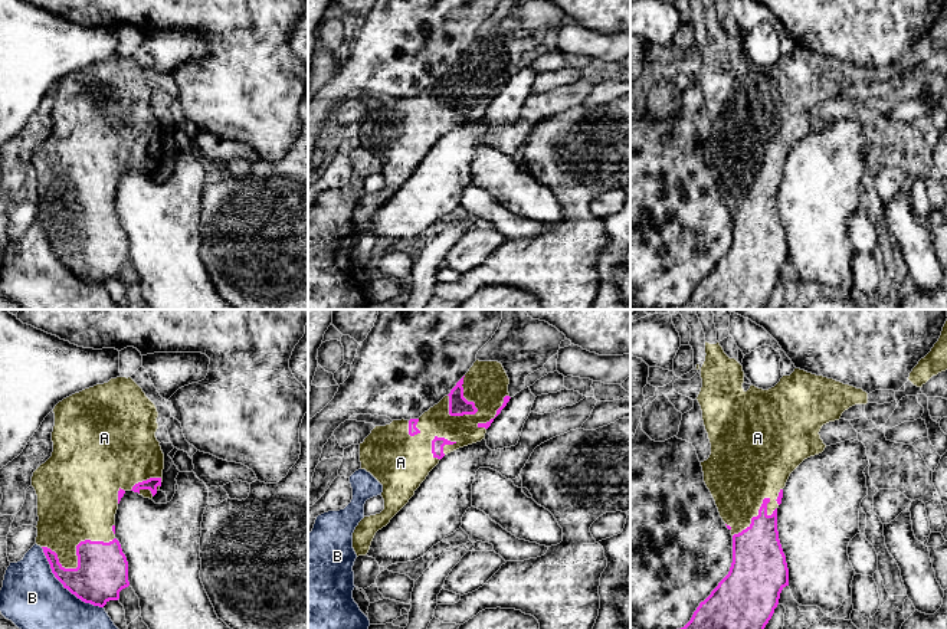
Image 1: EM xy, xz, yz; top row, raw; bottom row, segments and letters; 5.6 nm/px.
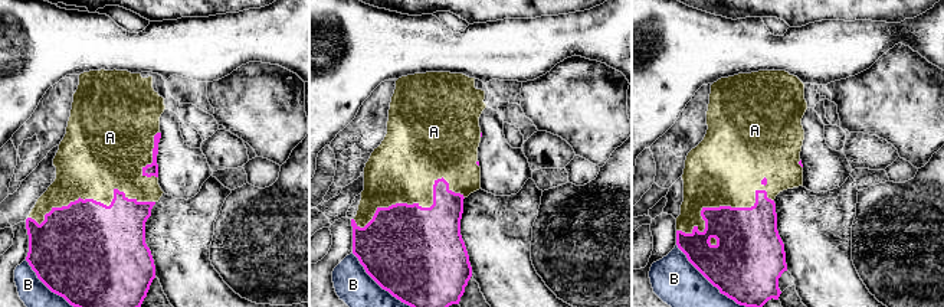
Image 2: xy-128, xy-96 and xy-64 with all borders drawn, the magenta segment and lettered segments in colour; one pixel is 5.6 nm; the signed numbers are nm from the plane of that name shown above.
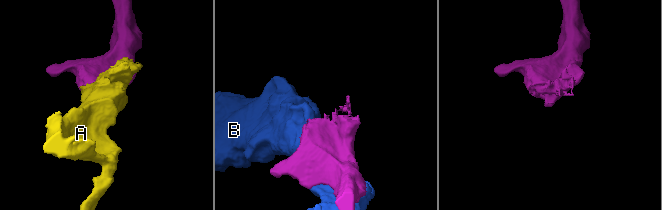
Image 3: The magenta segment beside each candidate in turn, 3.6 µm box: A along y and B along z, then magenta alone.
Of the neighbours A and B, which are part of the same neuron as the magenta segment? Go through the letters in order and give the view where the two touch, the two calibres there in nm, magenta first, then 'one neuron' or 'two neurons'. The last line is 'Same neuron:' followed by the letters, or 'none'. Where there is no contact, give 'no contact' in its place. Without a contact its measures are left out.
A: contact in xy; calibres 280 and 340 nm; one neuron
B: contact in xy; calibres 280 and 420 nm; two neurons
Same neuron: A

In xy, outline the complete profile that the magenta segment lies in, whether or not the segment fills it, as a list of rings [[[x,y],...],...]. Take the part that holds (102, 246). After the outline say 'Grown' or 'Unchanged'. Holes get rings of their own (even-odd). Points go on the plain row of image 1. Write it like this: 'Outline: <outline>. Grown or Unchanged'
Outline: [[[117,55],[63,76],[53,91],[52,134],[32,154],[39,194],[36,222],[43,226],[52,250],[65,266],[85,281],[104,285],[109,278],[118,278],[119,269],[130,263],[128,239],[115,216],[118,181],[127,168],[151,177],[163,160],[164,131],[155,115],[158,89],[131,55]]]. Grown

